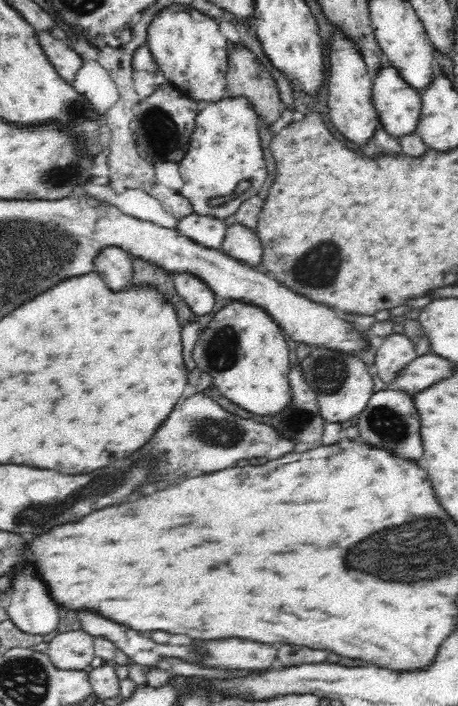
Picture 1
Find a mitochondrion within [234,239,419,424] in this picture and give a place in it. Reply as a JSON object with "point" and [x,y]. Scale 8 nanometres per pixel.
{"point":[329,371]}

